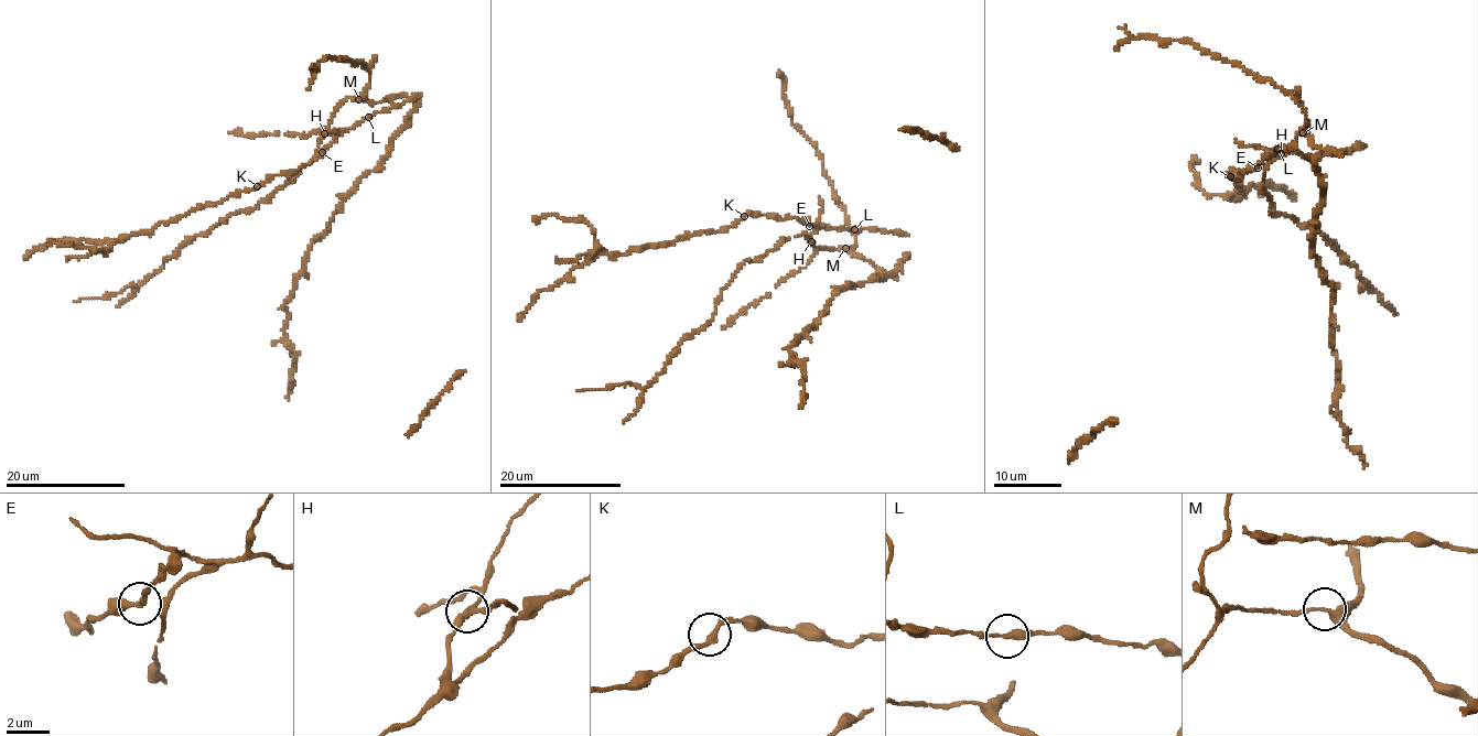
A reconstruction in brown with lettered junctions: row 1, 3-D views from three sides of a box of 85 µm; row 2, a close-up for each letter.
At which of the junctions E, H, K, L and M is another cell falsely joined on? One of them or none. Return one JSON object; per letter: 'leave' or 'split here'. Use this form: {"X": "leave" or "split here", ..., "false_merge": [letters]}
{"E": "leave", "H": "split here", "K": "leave", "L": "leave", "M": "leave", "false_merge": ["H"]}

